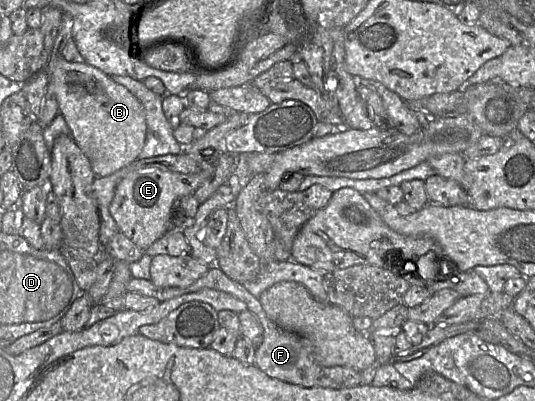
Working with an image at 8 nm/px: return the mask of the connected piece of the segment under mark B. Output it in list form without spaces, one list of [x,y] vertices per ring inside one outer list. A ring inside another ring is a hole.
[[[52,52],[50,54],[50,59],[46,65],[46,69],[43,70],[46,70],[49,75],[49,82],[51,82],[54,92],[56,94],[57,102],[59,105],[59,112],[60,114],[63,115],[70,129],[71,137],[74,139],[74,141],[76,142],[80,150],[83,152],[83,154],[88,158],[91,169],[96,177],[108,176],[122,169],[123,167],[131,164],[136,159],[138,159],[138,156],[141,153],[143,146],[145,144],[147,125],[146,125],[144,109],[141,103],[128,89],[114,82],[110,76],[106,75],[98,68],[90,66],[86,62],[83,63],[67,62],[62,56],[52,57]]]

